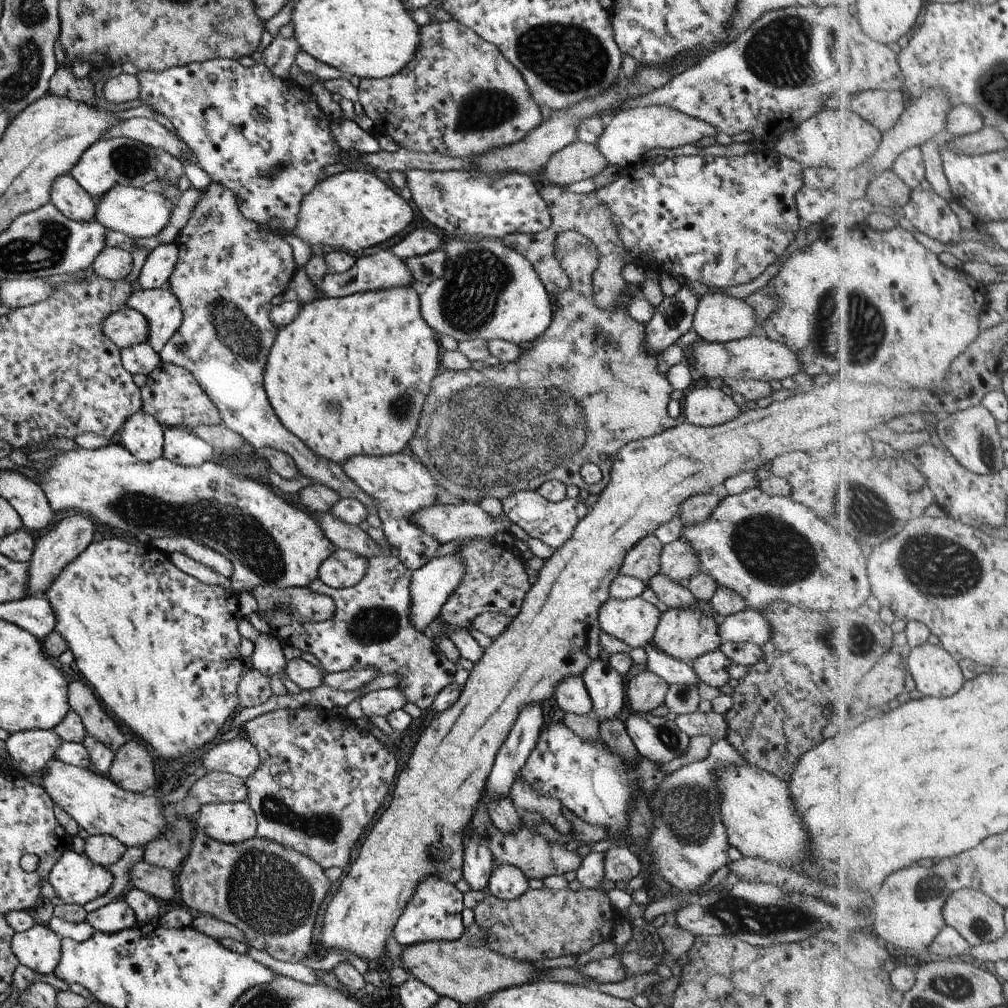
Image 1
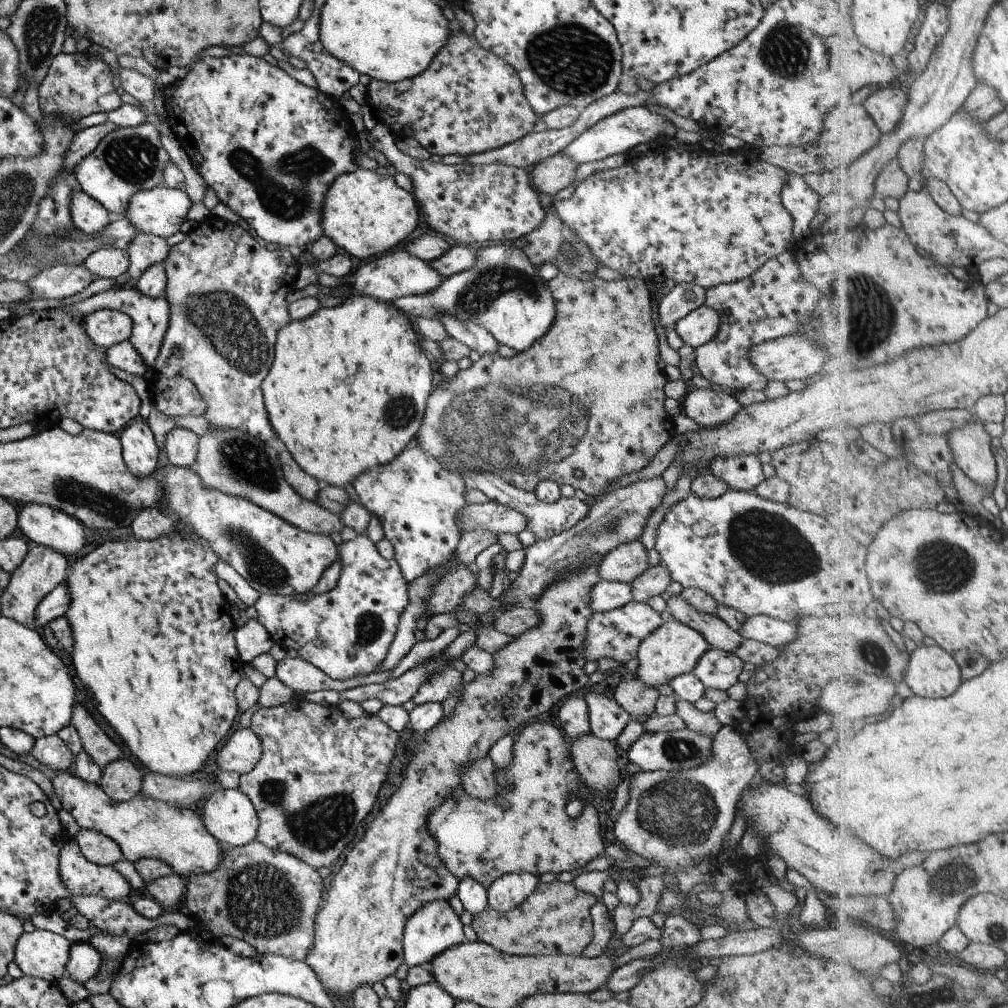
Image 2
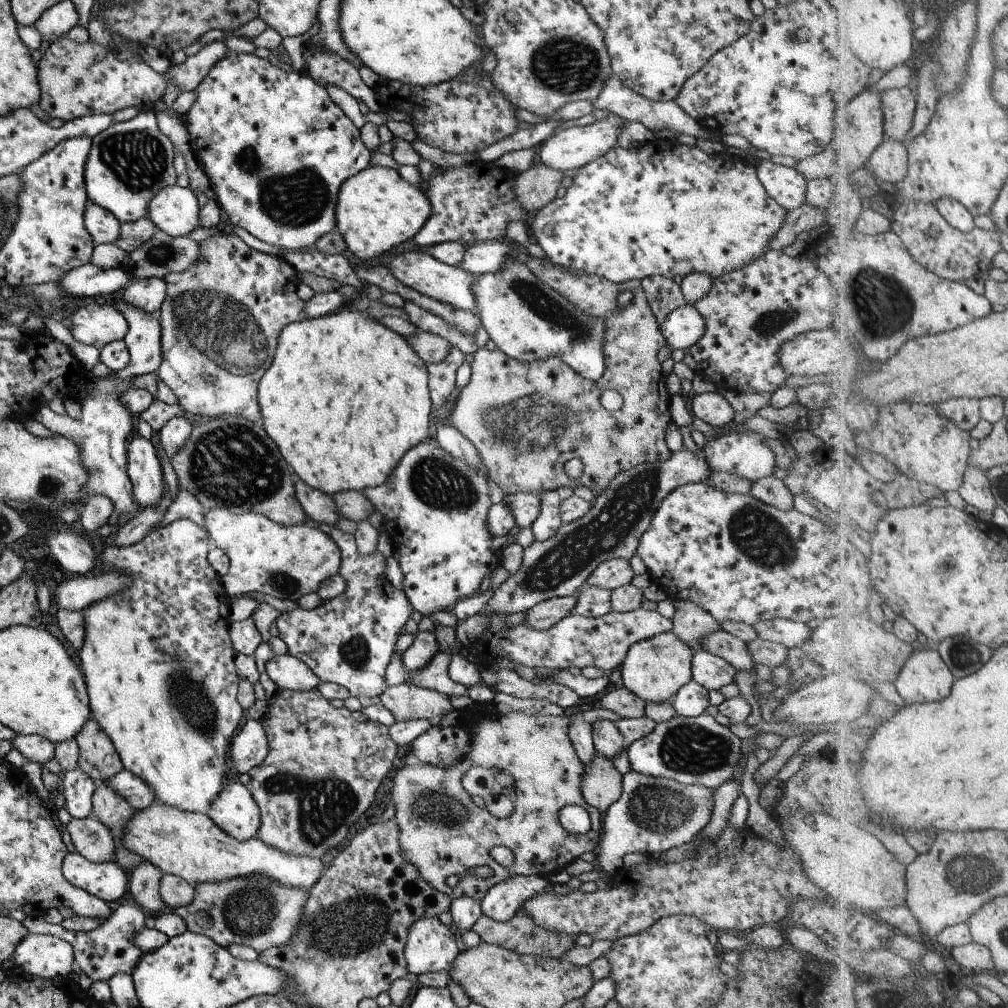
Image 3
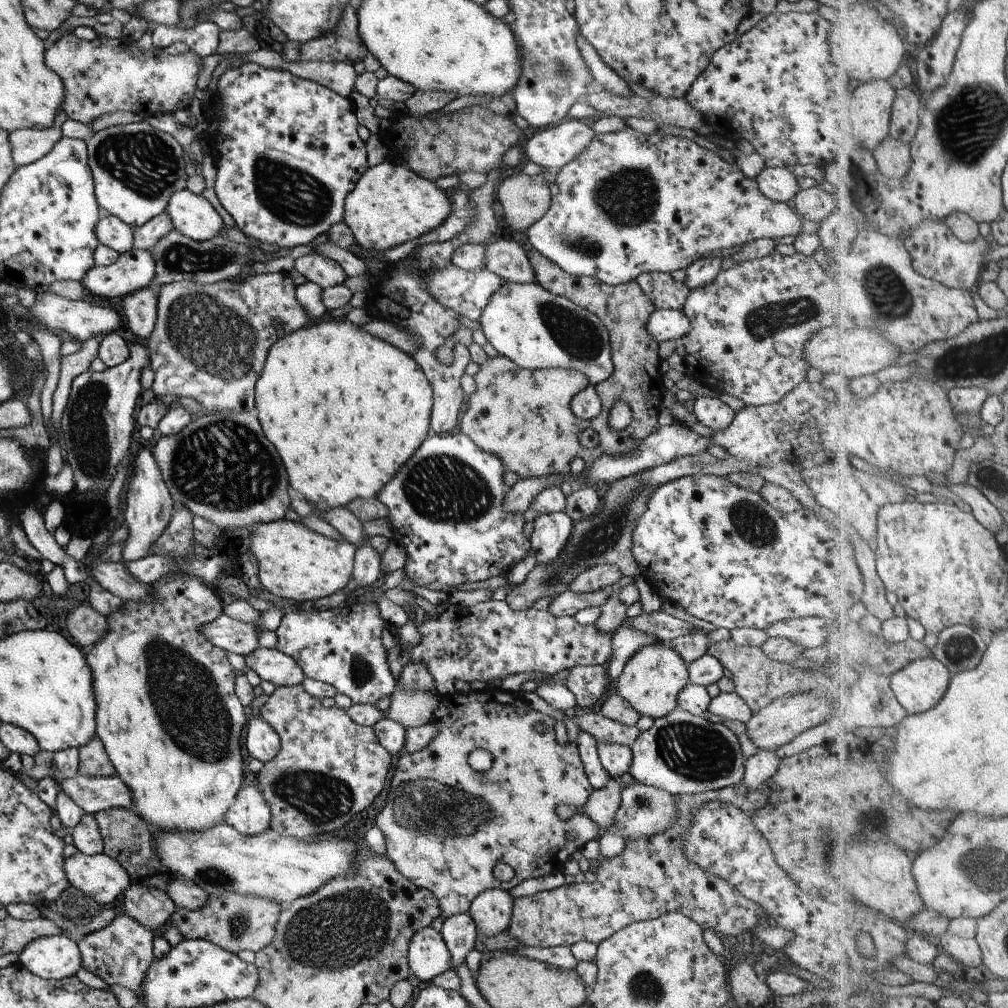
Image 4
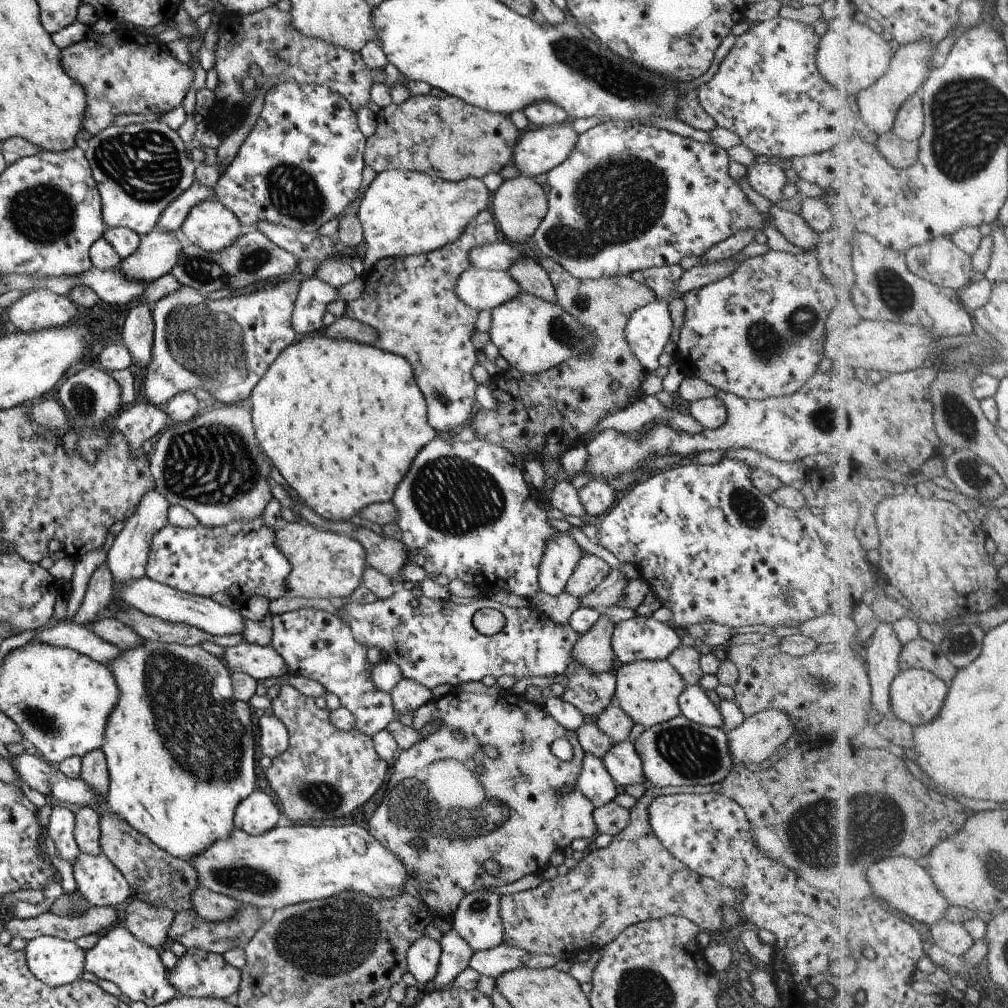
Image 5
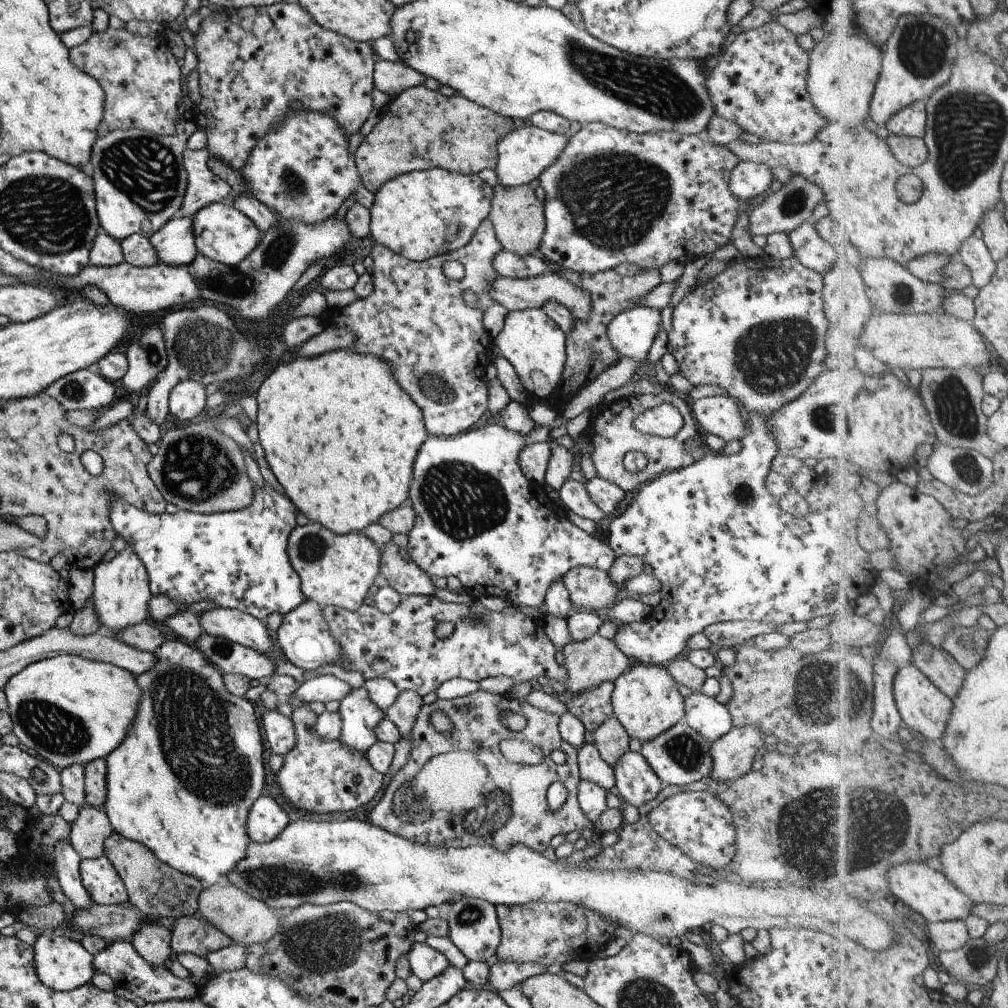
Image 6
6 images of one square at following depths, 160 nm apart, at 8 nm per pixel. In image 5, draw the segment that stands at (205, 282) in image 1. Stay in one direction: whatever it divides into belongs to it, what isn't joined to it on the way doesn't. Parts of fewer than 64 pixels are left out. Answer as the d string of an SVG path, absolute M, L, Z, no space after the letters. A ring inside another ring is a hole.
M283 278L249 294L233 294L218 300L207 298L190 286L177 290L150 304L153 319L151 356L143 370L143 392L151 404L162 408L169 398L181 391L203 388L214 404L244 404L265 369L289 343L298 339L292 329L291 315L300 281Z

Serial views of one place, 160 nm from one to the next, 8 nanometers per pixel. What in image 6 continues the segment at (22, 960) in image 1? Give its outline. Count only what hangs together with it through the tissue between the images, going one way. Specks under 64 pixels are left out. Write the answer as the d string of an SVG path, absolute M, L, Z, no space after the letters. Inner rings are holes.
M35 931L33 949L33 968L42 985L54 991L70 991L90 982L95 972L92 965L92 954L89 954L74 936L65 936L62 933L50 931Z

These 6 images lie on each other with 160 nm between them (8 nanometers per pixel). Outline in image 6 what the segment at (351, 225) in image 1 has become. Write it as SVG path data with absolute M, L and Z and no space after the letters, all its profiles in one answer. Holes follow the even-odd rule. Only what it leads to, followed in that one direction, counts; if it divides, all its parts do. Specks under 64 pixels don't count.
M445 169L409 171L385 181L373 195L370 212L369 236L375 245L385 247L410 261L424 261L435 255L463 246L477 228L487 218L493 189L481 181L477 175L460 175Z

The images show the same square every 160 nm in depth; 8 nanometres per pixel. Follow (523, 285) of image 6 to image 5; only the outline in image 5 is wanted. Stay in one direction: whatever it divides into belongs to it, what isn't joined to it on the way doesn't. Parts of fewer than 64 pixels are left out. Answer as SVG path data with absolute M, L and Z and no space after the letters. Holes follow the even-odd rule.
M473 266L459 273L452 291L463 304L477 312L495 308L521 292L519 285L505 271Z

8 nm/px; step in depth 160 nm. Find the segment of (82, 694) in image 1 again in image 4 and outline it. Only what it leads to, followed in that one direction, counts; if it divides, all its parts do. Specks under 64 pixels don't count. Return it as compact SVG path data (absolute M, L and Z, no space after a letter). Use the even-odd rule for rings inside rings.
M96 735L85 746L81 746L77 750L78 774L81 776L107 778L115 775L115 770Z

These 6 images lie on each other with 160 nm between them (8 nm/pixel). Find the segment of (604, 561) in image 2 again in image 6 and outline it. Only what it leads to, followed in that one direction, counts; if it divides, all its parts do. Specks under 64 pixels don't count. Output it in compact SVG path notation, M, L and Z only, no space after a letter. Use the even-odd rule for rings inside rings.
M571 567L562 576L571 604L585 610L612 607L615 593L619 590L605 571L597 567Z

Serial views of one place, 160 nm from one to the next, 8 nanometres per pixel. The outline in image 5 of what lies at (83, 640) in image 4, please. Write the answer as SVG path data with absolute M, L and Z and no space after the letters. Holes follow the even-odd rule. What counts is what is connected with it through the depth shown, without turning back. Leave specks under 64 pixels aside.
M113 616L93 621L90 631L101 640L116 646L120 651L133 648L143 642L143 639L138 634L135 634L132 629L125 626L123 621L118 621Z

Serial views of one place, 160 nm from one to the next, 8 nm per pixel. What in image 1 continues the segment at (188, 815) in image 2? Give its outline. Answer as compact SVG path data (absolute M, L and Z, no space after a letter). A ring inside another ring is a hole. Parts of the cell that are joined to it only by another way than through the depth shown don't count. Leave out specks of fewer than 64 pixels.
M53 759L47 764L47 772L41 779L42 790L49 796L52 804L57 804L63 812L77 823L88 835L107 835L119 840L125 848L145 846L147 842L159 838L171 824L162 814L163 806L154 796L127 792L117 788L106 777L91 769L63 764Z

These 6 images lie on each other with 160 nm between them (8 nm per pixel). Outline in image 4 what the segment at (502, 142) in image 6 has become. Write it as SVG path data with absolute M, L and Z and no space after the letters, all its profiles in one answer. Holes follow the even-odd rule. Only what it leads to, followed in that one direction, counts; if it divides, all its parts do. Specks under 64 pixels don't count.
M566 118L559 125L535 132L525 142L522 158L524 162L556 171L571 162L593 136L587 120Z

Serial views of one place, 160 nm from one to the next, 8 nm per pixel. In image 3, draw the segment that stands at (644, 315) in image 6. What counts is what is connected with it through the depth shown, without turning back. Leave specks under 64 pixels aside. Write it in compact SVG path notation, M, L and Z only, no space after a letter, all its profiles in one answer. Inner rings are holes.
M683 305L673 310L658 327L671 349L689 349L703 337L704 332L703 318L692 305Z

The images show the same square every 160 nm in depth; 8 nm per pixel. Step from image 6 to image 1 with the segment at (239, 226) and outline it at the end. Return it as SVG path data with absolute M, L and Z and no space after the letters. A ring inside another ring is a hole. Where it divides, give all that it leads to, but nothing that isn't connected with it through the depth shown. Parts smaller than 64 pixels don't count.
M117 185L109 188L101 198L93 200L96 204L96 214L92 221L105 226L107 231L116 231L129 238L155 237L168 223L174 201L165 198L161 192L147 192L139 186Z

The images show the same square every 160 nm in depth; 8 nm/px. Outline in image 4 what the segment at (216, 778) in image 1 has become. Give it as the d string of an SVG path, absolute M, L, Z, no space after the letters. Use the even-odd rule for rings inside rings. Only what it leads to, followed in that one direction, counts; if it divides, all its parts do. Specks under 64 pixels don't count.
M76 774L73 778L64 778L59 784L57 784L58 790L65 792L84 813L95 814L101 810L109 808L125 808L131 807L131 794L129 790L125 788L125 784L122 784L121 780L117 776L111 776L107 778L103 777L85 777L81 774Z

